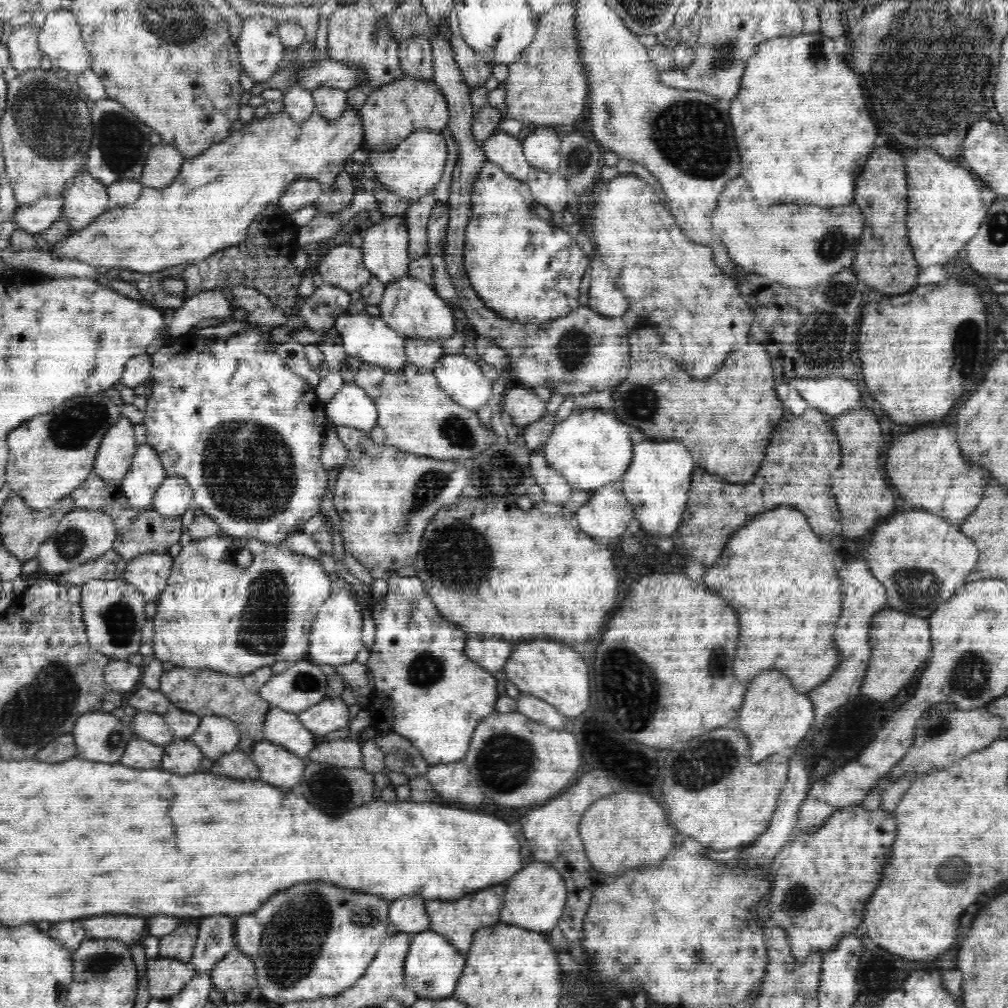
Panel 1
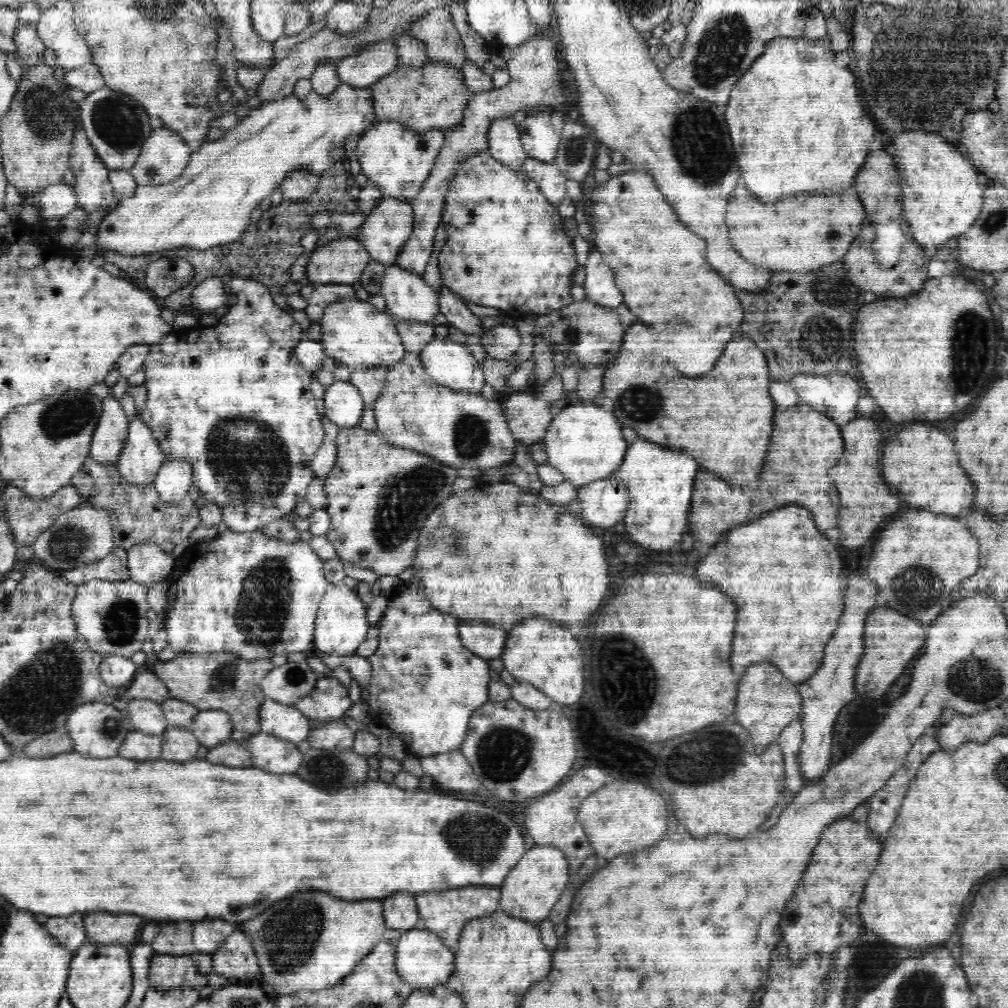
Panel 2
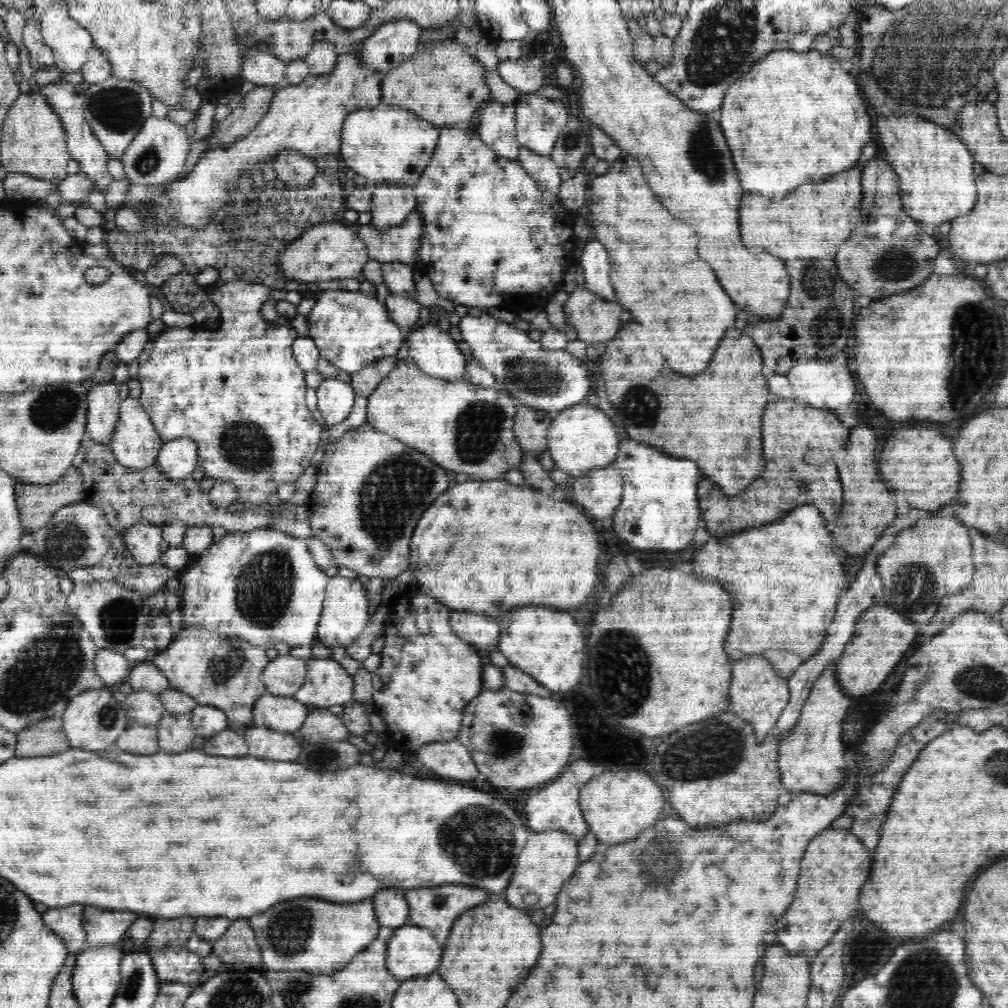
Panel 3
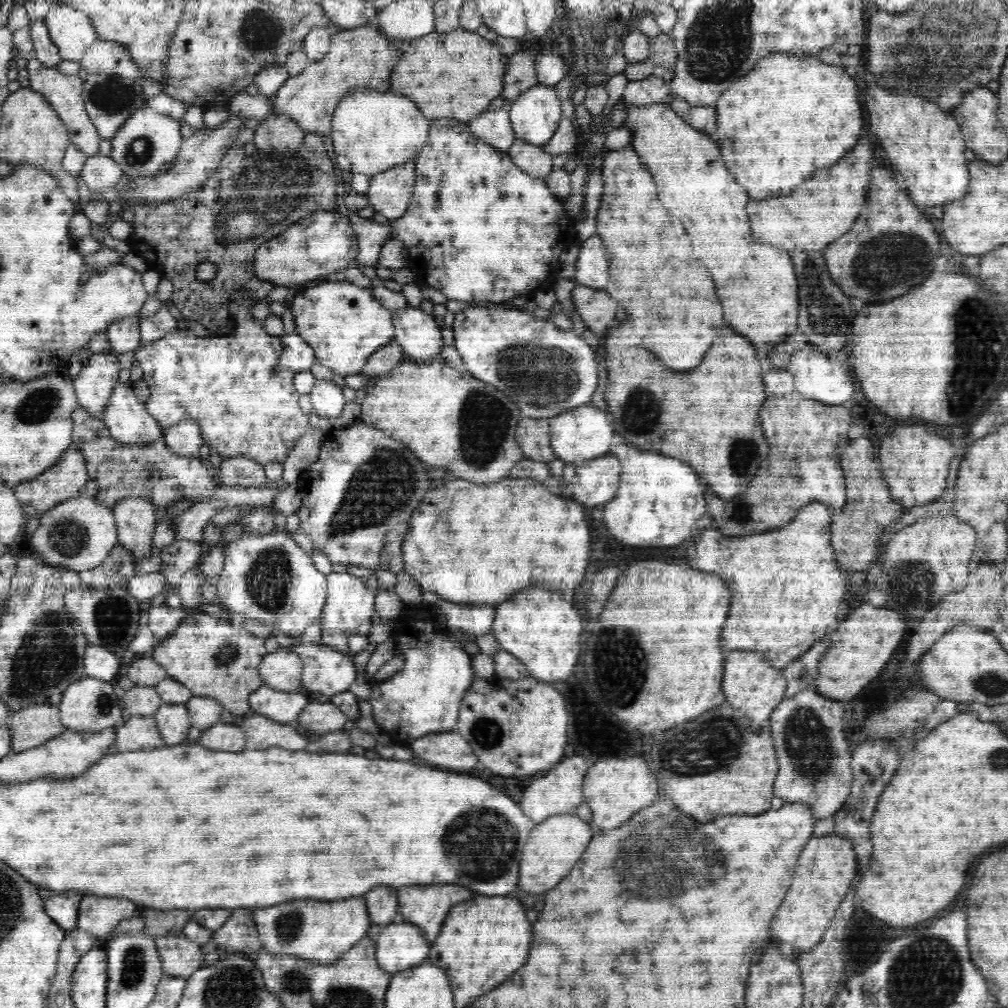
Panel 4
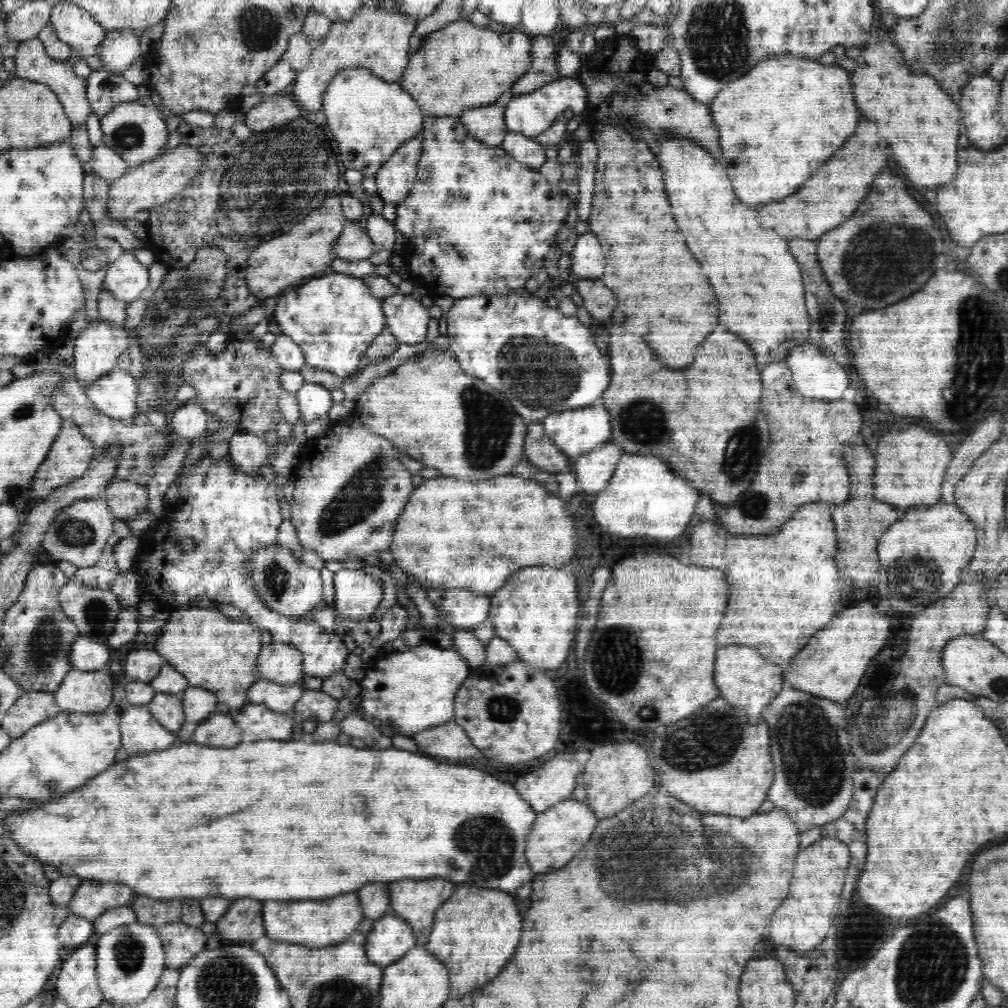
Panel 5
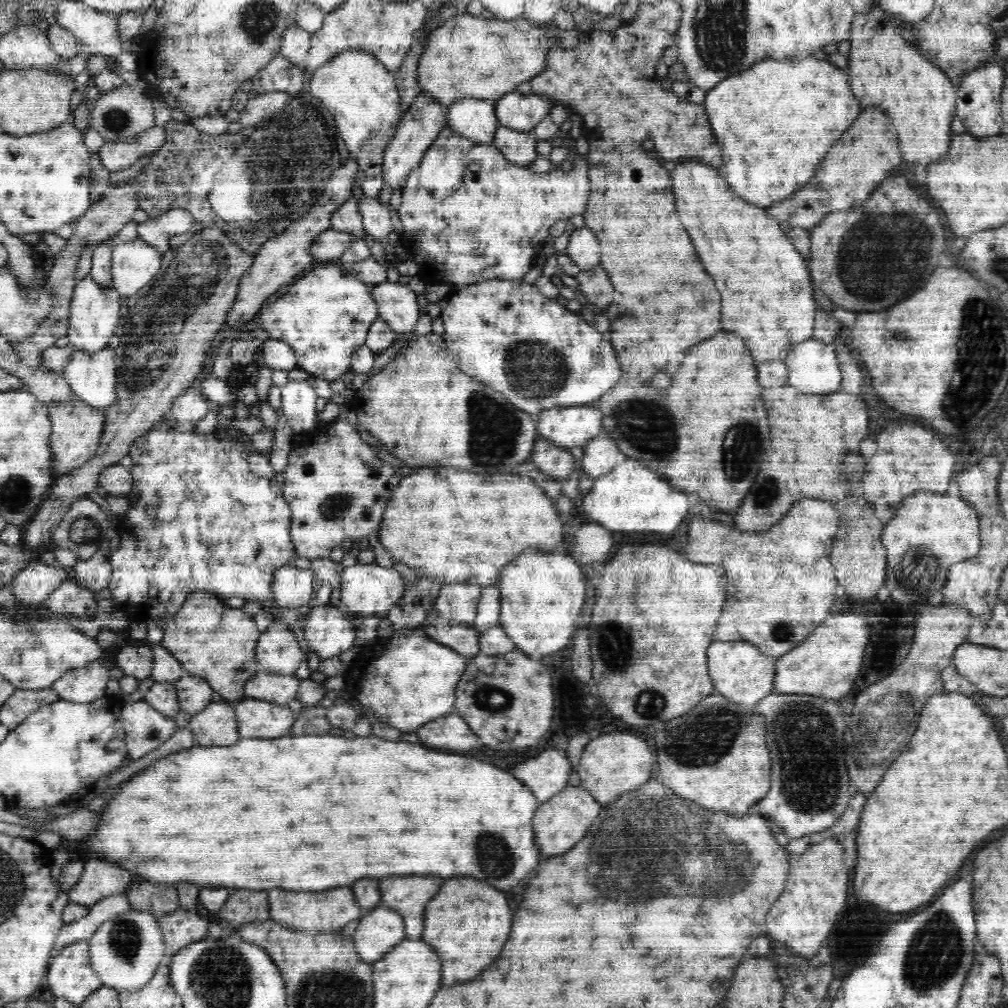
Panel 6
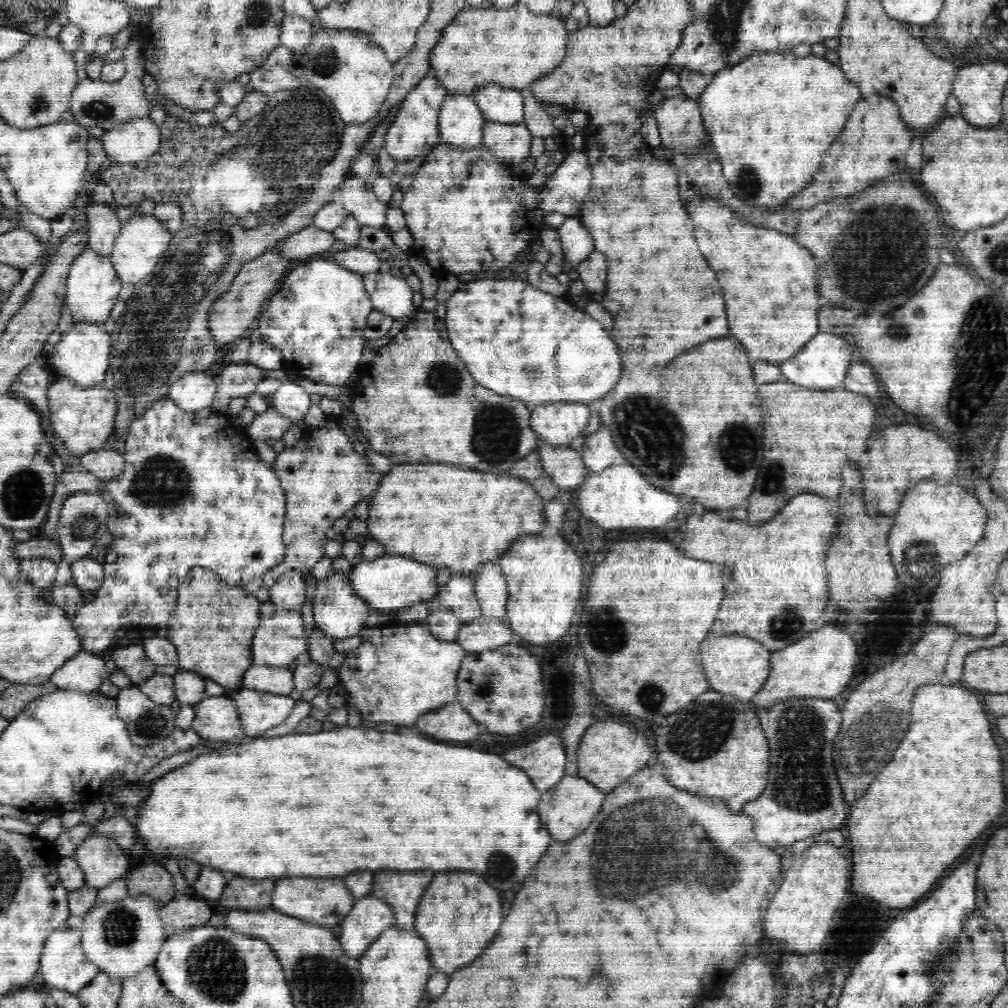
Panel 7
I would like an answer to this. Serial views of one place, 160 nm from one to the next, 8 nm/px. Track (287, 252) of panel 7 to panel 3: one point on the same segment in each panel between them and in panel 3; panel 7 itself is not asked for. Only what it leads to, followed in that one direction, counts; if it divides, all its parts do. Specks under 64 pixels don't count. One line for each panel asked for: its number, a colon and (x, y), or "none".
3: (400, 243)
4: (371, 235)
5: (354, 242)
6: (330, 245)

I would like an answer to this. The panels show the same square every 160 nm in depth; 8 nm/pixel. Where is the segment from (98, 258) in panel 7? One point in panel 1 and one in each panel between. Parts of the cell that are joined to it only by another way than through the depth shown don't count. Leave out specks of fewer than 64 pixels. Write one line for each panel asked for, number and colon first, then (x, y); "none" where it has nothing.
1: (116, 451)
2: (109, 436)
3: (103, 402)
4: (94, 384)
5: (98, 348)
6: (93, 314)

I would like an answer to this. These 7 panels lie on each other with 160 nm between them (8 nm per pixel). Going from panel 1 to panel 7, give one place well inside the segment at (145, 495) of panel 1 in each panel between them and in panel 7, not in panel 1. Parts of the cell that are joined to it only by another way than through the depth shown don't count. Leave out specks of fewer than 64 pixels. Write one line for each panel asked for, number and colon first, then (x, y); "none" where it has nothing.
2: (139, 461)
3: (135, 443)
4: (128, 420)
5: (114, 394)
6: (92, 374)
7: (82, 354)

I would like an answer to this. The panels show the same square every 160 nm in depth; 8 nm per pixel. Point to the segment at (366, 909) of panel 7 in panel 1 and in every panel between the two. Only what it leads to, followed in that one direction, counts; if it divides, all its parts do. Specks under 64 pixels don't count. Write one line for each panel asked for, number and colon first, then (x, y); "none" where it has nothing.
1: (432, 966)
2: (422, 959)
3: (411, 951)
4: (401, 945)
5: (391, 937)
6: (379, 930)

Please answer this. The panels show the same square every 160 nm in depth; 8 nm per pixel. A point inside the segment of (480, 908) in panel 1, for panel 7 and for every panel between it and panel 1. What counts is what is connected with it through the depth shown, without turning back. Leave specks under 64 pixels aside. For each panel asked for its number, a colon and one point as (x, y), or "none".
2: (444, 912)
3: (434, 909)
4: (425, 906)
5: (414, 901)
6: (406, 896)
7: (401, 890)

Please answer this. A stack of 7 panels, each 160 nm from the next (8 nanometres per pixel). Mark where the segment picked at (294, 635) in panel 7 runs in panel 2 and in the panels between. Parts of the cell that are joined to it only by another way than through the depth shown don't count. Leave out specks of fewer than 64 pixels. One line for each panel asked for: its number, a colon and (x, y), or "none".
2: (287, 683)
3: (283, 676)
4: (283, 669)
5: (279, 661)
6: (278, 651)

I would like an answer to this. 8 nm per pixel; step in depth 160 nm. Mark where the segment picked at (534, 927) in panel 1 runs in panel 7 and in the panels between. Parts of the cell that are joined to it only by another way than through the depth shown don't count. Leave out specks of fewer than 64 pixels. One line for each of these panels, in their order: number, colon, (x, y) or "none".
2: (534, 885)
3: (550, 858)
4: (555, 845)
5: (557, 835)
6: (562, 822)
7: (568, 808)

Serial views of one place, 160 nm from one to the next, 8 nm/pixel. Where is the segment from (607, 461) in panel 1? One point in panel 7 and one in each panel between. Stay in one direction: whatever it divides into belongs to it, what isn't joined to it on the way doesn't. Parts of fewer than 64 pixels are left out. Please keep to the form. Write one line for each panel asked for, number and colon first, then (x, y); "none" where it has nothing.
2: (584, 442)
3: (582, 438)
4: (577, 435)
5: (575, 432)
6: (566, 427)
7: (556, 423)

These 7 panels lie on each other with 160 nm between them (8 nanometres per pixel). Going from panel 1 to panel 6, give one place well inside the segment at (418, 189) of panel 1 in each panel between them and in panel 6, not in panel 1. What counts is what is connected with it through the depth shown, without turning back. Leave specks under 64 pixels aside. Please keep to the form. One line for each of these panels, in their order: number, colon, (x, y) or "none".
2: (396, 159)
3: (384, 144)
4: (372, 131)
5: (369, 117)
6: (354, 86)

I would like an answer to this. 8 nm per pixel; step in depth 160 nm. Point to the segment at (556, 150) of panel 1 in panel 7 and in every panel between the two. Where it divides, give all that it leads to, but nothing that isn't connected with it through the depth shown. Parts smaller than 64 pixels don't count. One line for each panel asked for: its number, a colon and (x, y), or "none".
2: (540, 135)
3: (538, 122)
4: (535, 115)
5: (529, 114)
6: (514, 110)
7: (496, 103)

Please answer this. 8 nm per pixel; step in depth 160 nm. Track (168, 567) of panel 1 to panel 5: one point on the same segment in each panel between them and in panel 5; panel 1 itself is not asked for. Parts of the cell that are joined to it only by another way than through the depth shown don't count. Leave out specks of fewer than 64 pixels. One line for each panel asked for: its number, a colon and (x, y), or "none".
2: (148, 564)
3: (143, 538)
4: (135, 516)
5: (125, 498)

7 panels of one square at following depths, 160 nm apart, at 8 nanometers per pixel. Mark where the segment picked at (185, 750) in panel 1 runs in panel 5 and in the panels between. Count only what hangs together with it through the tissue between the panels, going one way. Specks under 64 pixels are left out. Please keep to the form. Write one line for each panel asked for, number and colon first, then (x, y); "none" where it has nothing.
2: (180, 743)
3: (175, 732)
4: (172, 720)
5: (166, 708)

